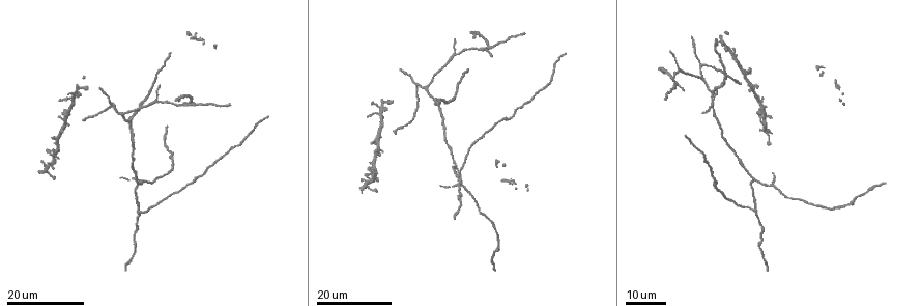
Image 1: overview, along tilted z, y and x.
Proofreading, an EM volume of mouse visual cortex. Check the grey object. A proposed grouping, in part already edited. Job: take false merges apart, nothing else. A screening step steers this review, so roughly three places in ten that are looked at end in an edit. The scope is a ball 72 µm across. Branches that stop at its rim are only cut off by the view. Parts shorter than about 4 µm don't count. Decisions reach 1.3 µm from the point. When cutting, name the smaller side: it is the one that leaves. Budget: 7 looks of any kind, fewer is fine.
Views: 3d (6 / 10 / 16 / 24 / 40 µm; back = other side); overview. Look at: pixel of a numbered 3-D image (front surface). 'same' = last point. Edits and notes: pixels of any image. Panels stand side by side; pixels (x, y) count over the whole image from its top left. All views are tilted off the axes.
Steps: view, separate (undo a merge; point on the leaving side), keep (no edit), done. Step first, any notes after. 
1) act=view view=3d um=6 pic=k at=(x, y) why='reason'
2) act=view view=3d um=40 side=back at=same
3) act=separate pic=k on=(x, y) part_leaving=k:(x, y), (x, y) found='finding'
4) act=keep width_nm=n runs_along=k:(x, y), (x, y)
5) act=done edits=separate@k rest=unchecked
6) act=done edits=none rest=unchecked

act=view view=3d um=16 pic=1 at=(417, 84)

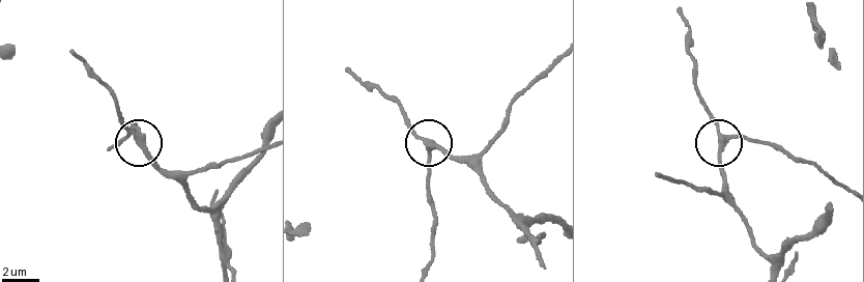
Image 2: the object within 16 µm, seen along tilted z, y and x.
act=view view=3d um=6 pic=2 at=(427, 143)

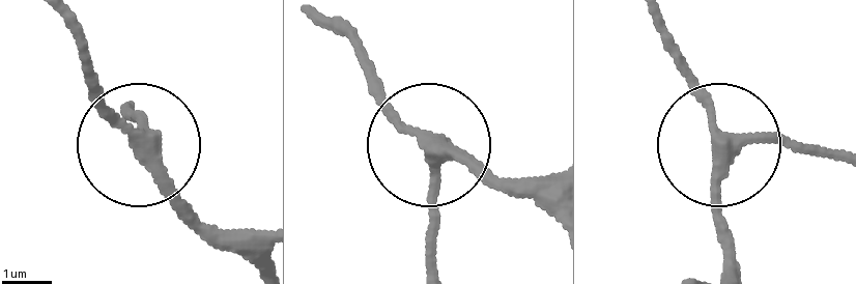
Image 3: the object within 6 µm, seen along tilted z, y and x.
act=keep side_arm_um=8 runs_along=3:(258, 261), (199, 217), (85, 85) found='continuous, no second neuron'

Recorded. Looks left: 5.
act=view view=3d um=16 pic=1 at=(155, 103) why='thin arm on a thick one'

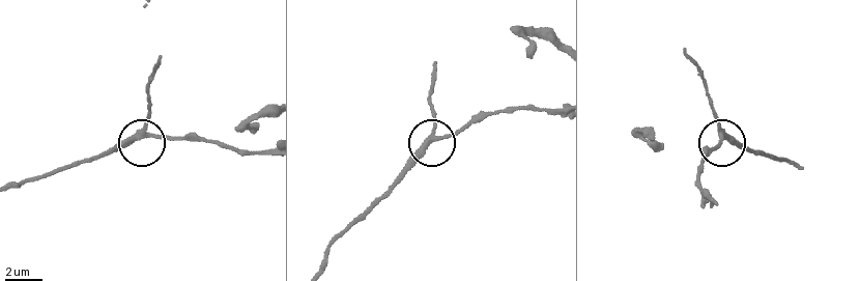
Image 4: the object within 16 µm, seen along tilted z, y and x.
act=view view=3d um=10 pic=4 at=(721, 135)

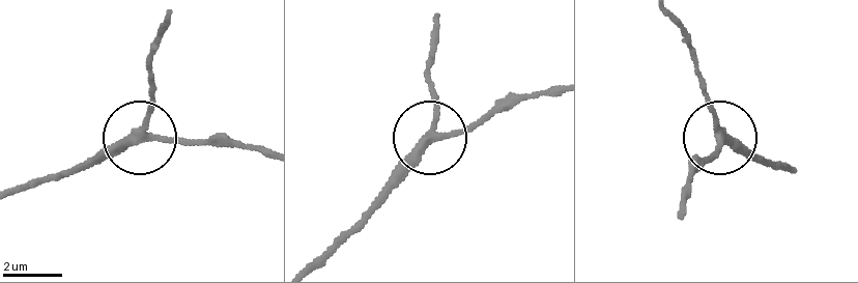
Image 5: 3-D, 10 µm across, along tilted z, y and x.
act=keep runs_along=5:(322, 261), (432, 143), (510, 109) found='all the same neuron'

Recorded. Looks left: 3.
act=view view=3d um=16 pic=1 at=(484, 47) why='four or more arms meet'

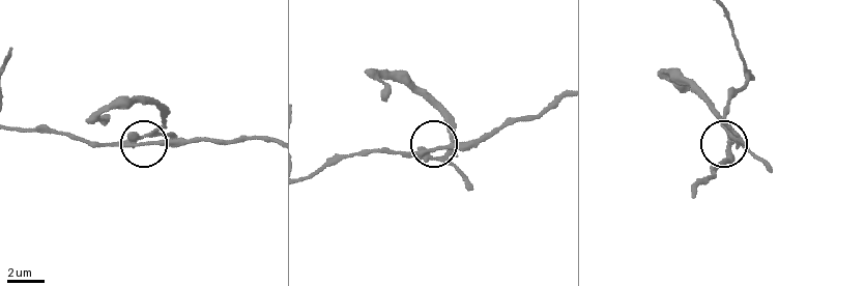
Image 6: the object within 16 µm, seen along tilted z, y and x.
act=view view=3d um=10 pic=6 at=(135, 136)

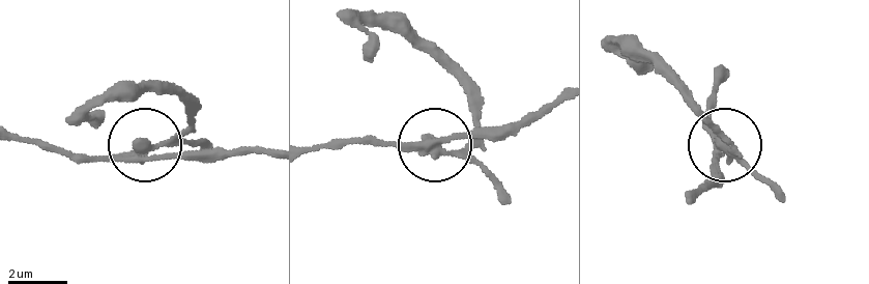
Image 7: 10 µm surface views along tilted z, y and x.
act=view view=3d um=6 pic=7 at=(437, 146) why='closer look'

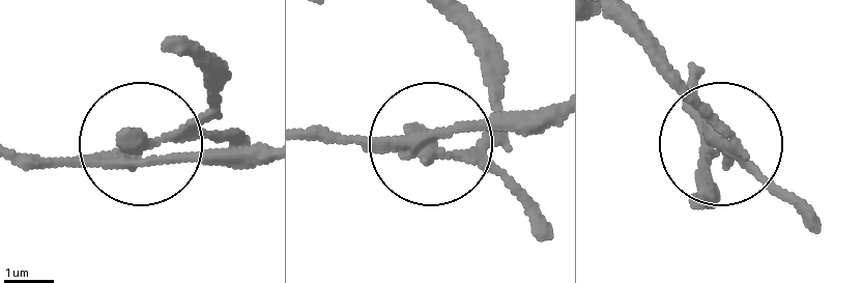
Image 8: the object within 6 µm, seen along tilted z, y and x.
act=separate pic=8 on=(189, 123) side_arm_um=10 part_leaving=8:(116, 147), (161, 135), (212, 93), (206, 72), (170, 48) found='two neurons meet here'

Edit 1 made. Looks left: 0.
act=done edits=separate@8 rest=unchecked

